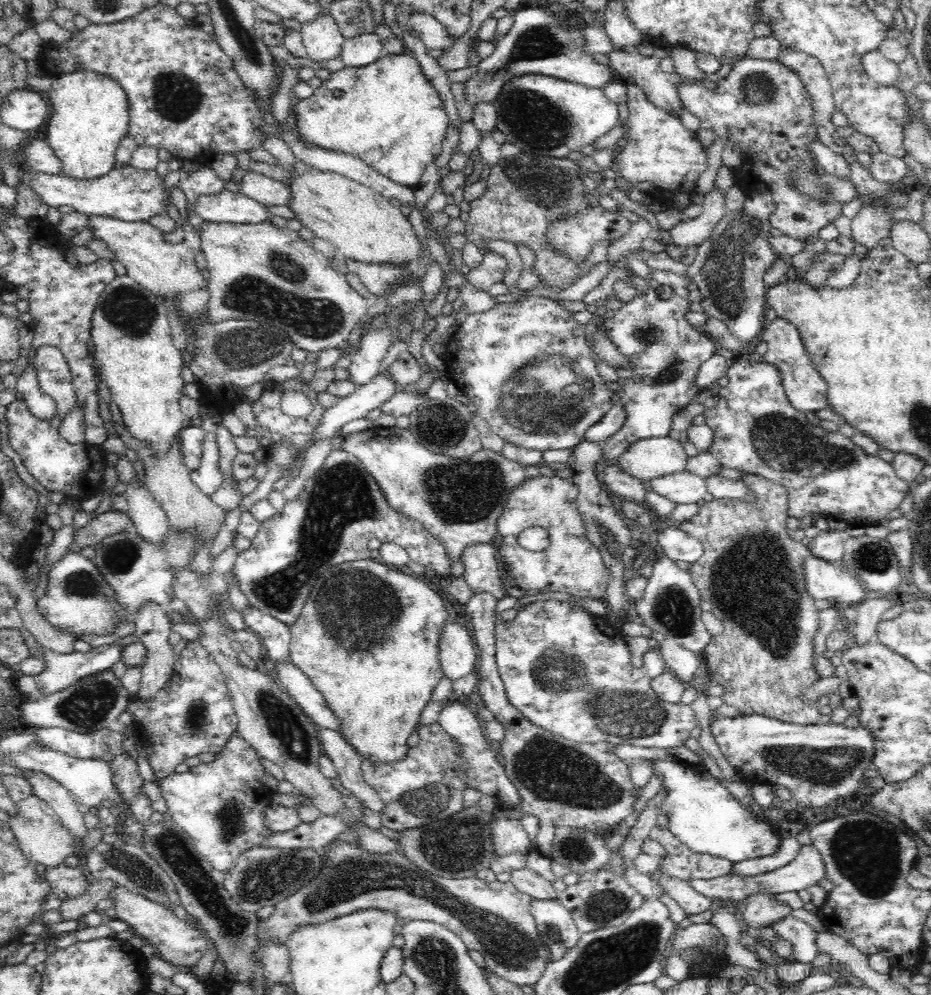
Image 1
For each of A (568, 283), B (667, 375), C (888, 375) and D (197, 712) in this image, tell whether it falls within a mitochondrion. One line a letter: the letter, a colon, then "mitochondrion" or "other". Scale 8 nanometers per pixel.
A: other
B: mitochondrion
C: other
D: mitochondrion

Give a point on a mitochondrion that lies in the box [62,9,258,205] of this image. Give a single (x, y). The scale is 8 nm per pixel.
(176, 96)

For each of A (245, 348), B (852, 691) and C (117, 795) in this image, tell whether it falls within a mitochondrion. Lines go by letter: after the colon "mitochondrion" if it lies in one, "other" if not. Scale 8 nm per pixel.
A: mitochondrion
B: other
C: other

